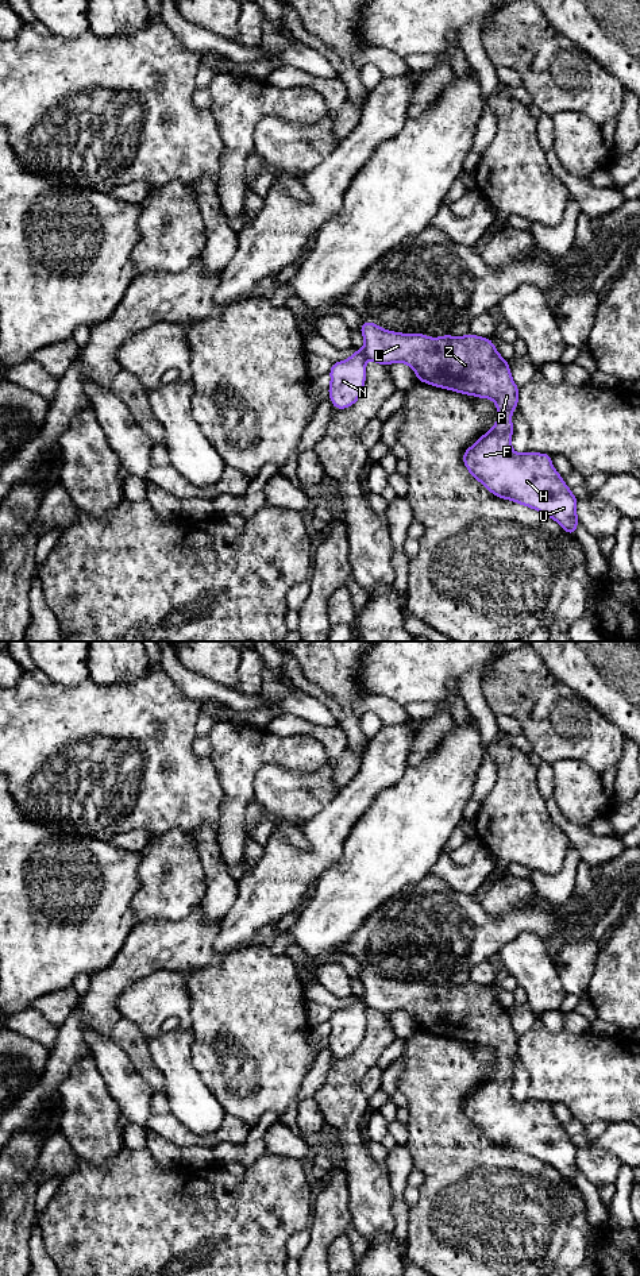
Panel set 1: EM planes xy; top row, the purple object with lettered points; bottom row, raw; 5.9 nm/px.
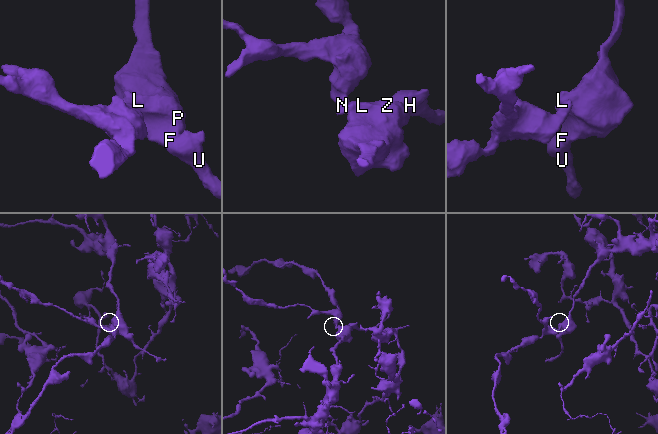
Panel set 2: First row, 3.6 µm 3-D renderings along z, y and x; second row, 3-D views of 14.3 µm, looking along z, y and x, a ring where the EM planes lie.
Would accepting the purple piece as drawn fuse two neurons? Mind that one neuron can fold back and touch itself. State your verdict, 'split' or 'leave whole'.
split

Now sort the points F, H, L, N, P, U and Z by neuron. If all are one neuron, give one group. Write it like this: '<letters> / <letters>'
F H L P U Z / N

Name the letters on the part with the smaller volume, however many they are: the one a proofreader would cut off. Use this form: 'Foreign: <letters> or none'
Foreign: N

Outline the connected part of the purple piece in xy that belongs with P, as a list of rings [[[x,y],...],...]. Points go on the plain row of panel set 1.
[[[365,969],[359,978],[365,987],[362,1001],[367,1009],[383,1014],[402,1010],[415,1018],[417,1029],[467,1044],[491,1046],[497,1055],[498,1069],[462,1105],[470,1123],[494,1144],[529,1154],[554,1167],[567,1181],[575,1181],[579,1171],[578,1148],[552,1114],[551,1102],[517,1102],[512,1096],[512,1059],[518,1056],[520,1037],[513,1030],[508,1009],[498,1002],[489,986],[471,982],[460,986],[452,986],[450,982],[429,986],[424,982],[392,980],[371,969]]]

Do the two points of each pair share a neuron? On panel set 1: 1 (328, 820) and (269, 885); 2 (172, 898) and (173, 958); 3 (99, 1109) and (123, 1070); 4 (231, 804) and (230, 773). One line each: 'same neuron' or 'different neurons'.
1: same neuron
2: different neurons
3: different neurons
4: same neuron

